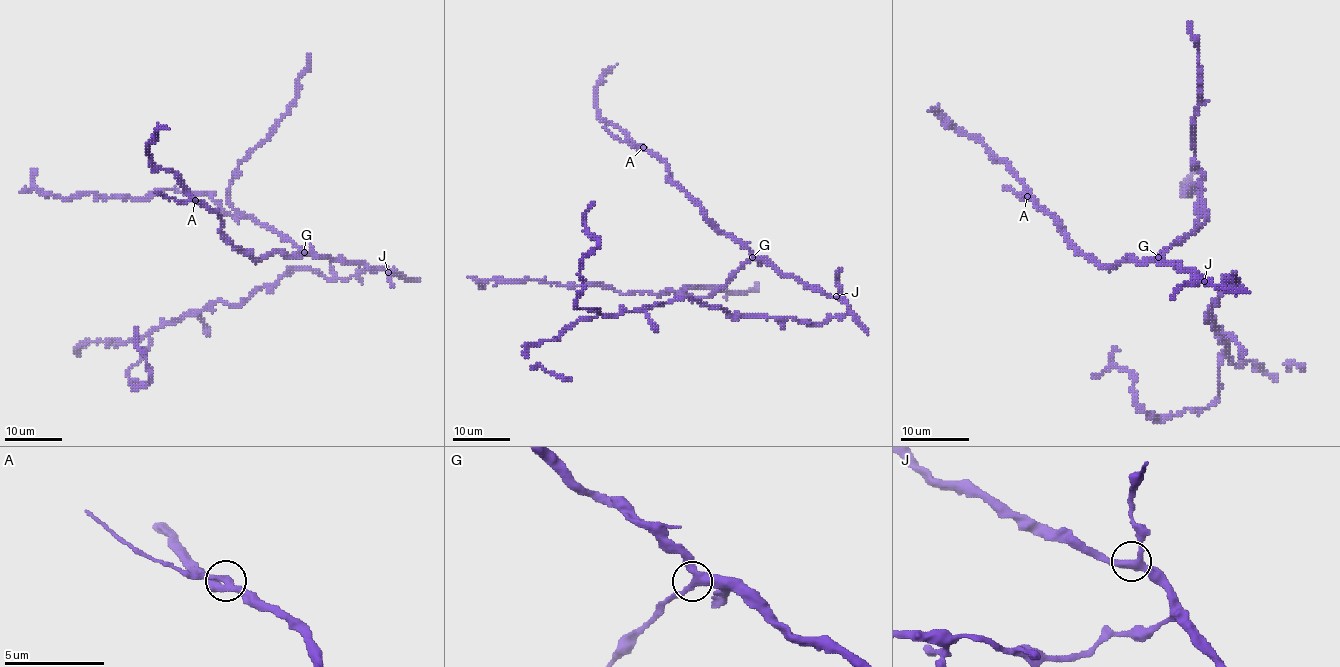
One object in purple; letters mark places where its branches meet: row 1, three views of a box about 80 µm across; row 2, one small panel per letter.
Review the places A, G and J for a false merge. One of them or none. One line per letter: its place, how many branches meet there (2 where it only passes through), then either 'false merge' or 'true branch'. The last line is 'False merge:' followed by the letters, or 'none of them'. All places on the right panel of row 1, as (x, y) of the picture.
A: at (1027, 196); 3 branches meet; false merge
G: at (1158, 257); 3 branches meet; true branch
J: at (1204, 281); 3 branches meet; true branch
False merge: A

